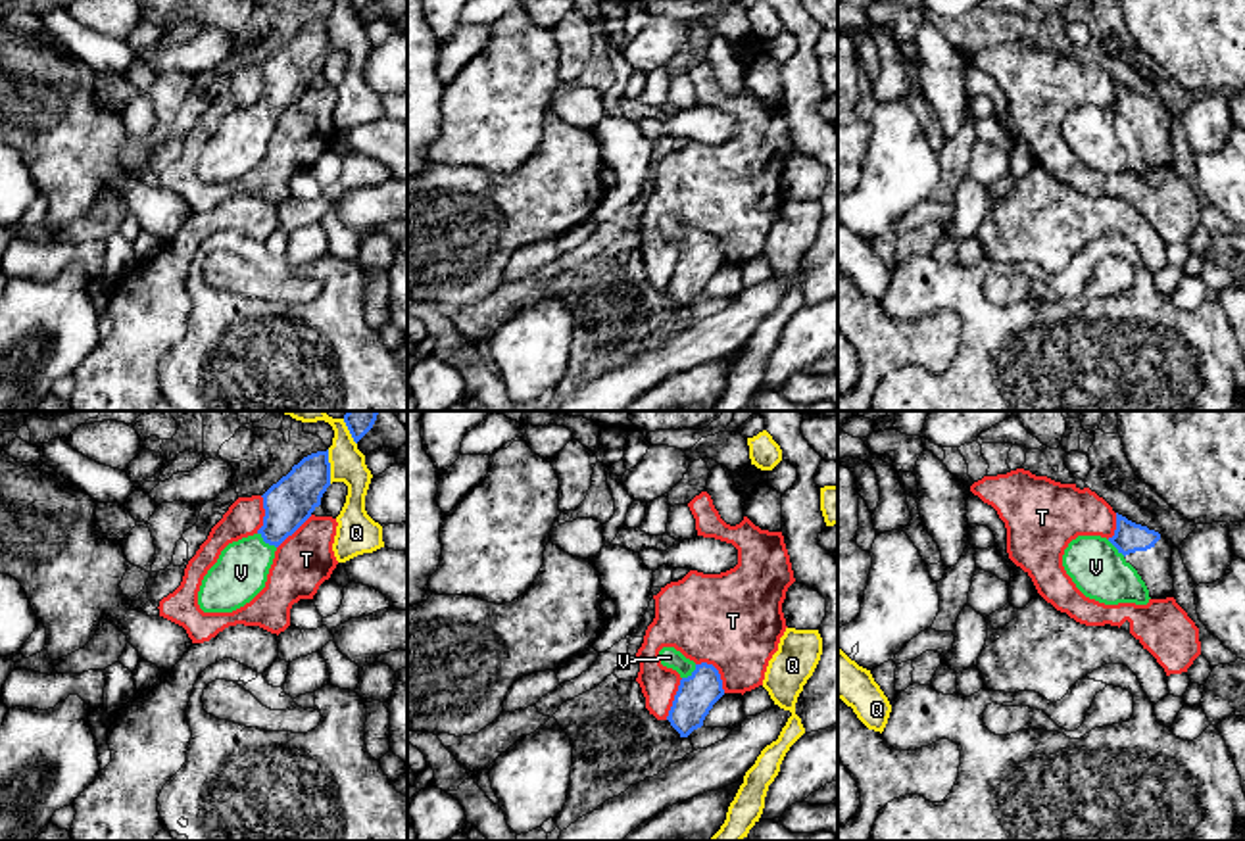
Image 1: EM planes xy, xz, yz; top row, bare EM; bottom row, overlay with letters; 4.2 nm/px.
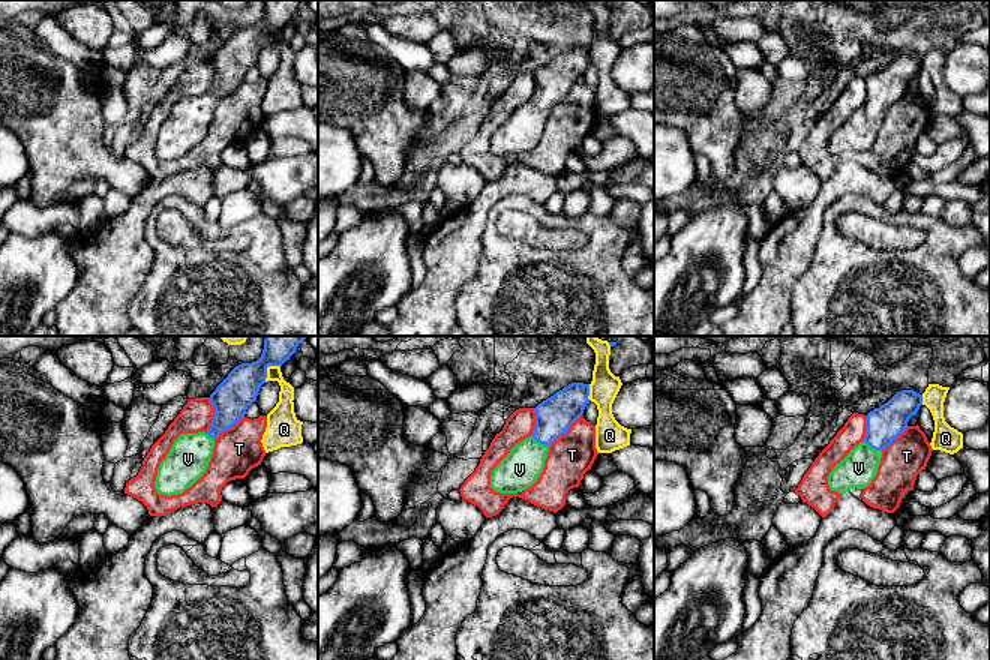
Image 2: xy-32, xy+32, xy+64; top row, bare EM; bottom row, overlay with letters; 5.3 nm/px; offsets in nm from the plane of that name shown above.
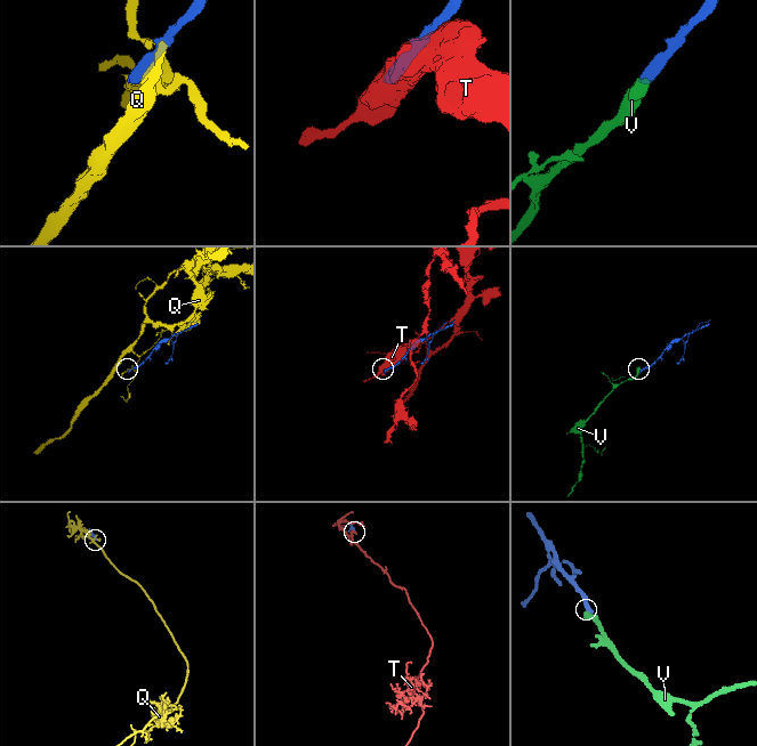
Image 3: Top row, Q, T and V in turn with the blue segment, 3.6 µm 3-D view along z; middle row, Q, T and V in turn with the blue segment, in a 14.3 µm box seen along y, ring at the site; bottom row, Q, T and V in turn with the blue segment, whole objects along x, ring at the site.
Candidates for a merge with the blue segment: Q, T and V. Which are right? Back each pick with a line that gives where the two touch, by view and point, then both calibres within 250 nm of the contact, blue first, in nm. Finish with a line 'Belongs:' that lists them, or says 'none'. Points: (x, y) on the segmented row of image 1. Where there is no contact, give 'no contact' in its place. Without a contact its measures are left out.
V: xy (266, 542) | 200/220 nm
Belongs: V

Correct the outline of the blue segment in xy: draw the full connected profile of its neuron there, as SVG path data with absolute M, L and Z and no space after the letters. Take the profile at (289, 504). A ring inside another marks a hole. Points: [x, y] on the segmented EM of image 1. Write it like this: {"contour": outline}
{"contour": "M329 449L304 457L263 497L263 526L229 543L198 591L204 613L232 613L250 603L267 582L277 547L321 505L330 486Z"}

